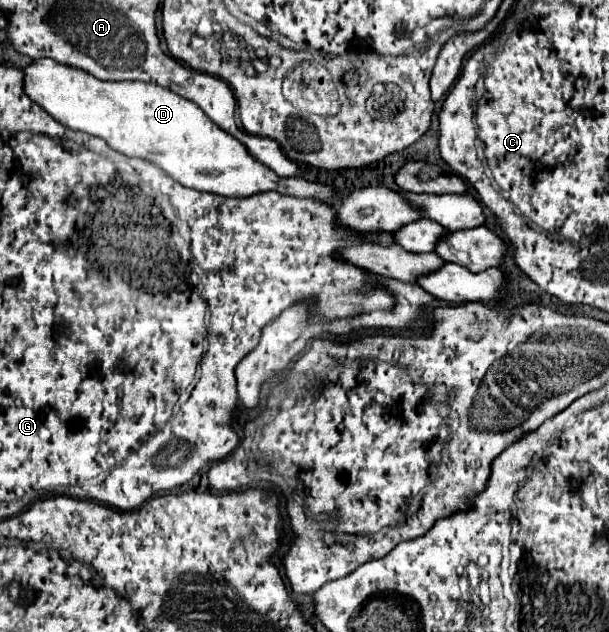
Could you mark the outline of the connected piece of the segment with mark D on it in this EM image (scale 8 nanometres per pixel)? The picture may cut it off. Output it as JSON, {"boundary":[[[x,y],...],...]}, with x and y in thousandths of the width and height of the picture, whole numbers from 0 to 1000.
{"boundary":[[[71,92],[71,95],[54,95],[54,101],[41,108],[41,146],[54,161],[61,161],[71,174],[77,174],[103,199],[169,218],[179,228],[179,234],[205,247],[248,256],[251,263],[264,266],[284,285],[291,285],[307,297],[320,297],[320,301],[333,301],[360,310],[386,310],[386,313],[402,313],[402,310],[415,310],[438,301],[452,301],[468,310],[517,313],[534,320],[553,310],[553,301],[540,291],[507,288],[491,278],[488,282],[455,278],[435,259],[419,256],[419,250],[409,247],[406,234],[399,234],[392,222],[379,218],[373,209],[353,199],[346,187],[340,187],[337,177],[330,177],[330,171],[323,171],[317,161],[307,161],[304,155],[297,155],[294,149],[268,136],[241,133],[241,130],[169,130],[130,108],[103,104],[90,95]]]}

